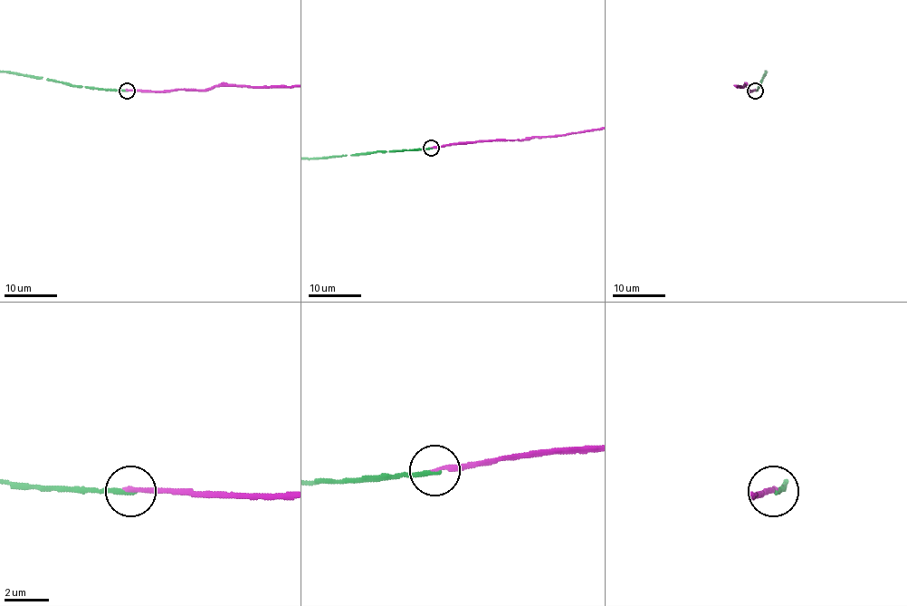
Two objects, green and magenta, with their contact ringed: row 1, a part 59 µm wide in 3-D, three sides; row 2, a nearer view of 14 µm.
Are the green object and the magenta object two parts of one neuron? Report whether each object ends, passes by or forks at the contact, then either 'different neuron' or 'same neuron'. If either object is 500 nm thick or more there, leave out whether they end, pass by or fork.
green ends; magenta ends; same neuron

